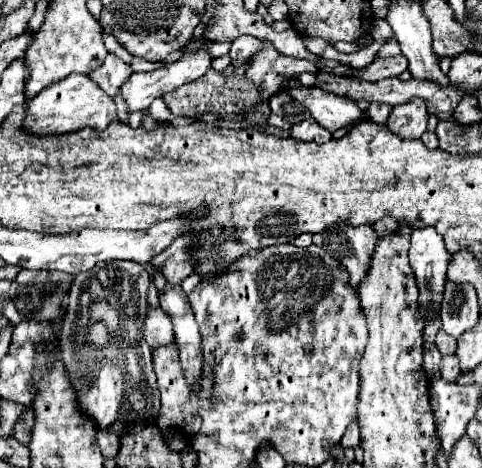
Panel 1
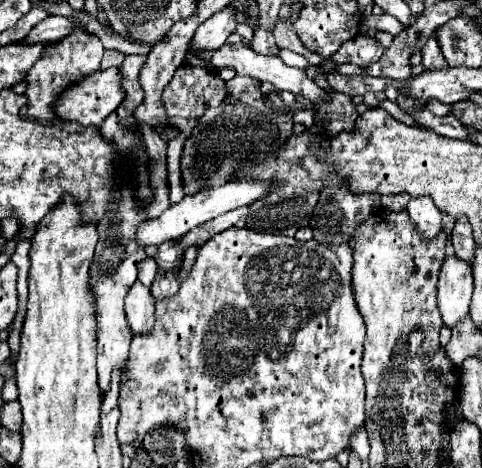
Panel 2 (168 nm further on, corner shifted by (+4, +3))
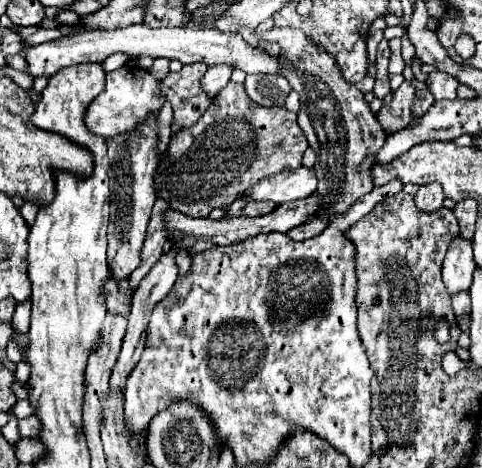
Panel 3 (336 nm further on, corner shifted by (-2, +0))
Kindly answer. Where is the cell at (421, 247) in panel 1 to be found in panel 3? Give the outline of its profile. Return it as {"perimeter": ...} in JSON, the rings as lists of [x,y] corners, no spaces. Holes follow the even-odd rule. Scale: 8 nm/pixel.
{"perimeter":[[[426,183],[416,193],[416,207],[426,213],[438,211],[442,207],[442,201],[444,201],[444,193],[442,187],[438,187],[438,183]]]}

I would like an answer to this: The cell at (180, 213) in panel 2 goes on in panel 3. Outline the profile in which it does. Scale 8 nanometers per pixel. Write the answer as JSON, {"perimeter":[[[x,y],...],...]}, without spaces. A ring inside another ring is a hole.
{"perimeter":[[[298,167],[294,171],[280,171],[276,175],[270,175],[262,179],[258,185],[254,185],[250,191],[244,193],[248,199],[264,199],[274,203],[288,203],[296,199],[304,199],[316,191],[318,177],[312,167]]]}

